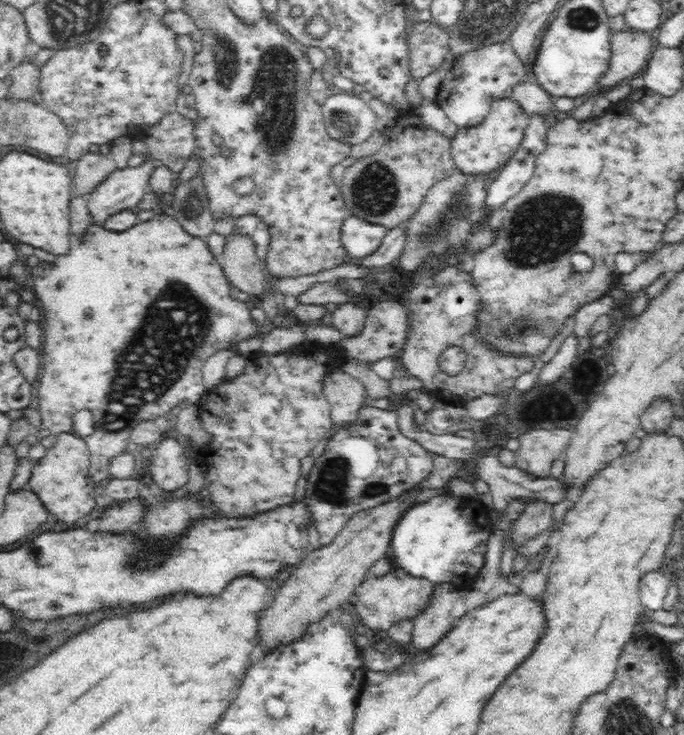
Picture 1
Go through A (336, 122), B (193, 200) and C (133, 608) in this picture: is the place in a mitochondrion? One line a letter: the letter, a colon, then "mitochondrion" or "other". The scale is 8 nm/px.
A: mitochondrion
B: mitochondrion
C: other

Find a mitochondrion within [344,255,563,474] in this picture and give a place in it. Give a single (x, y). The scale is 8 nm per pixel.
(513, 329)

